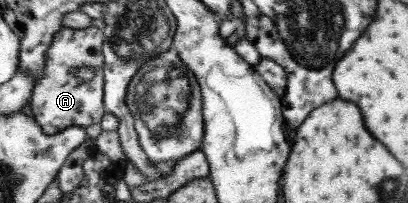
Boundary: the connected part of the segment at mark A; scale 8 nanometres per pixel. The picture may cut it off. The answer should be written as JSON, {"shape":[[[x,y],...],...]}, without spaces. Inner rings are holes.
{"shape":[[[94,25],[84,29],[63,28],[54,41],[50,44],[49,60],[47,61],[43,78],[36,81],[33,96],[27,108],[29,113],[37,120],[42,130],[47,135],[57,135],[64,132],[71,126],[91,126],[91,124],[101,124],[106,117],[105,105],[105,74],[103,74],[104,54],[103,47],[106,44],[106,34],[104,29]],[[81,66],[94,69],[94,77],[89,81],[79,79],[75,74]]]}

